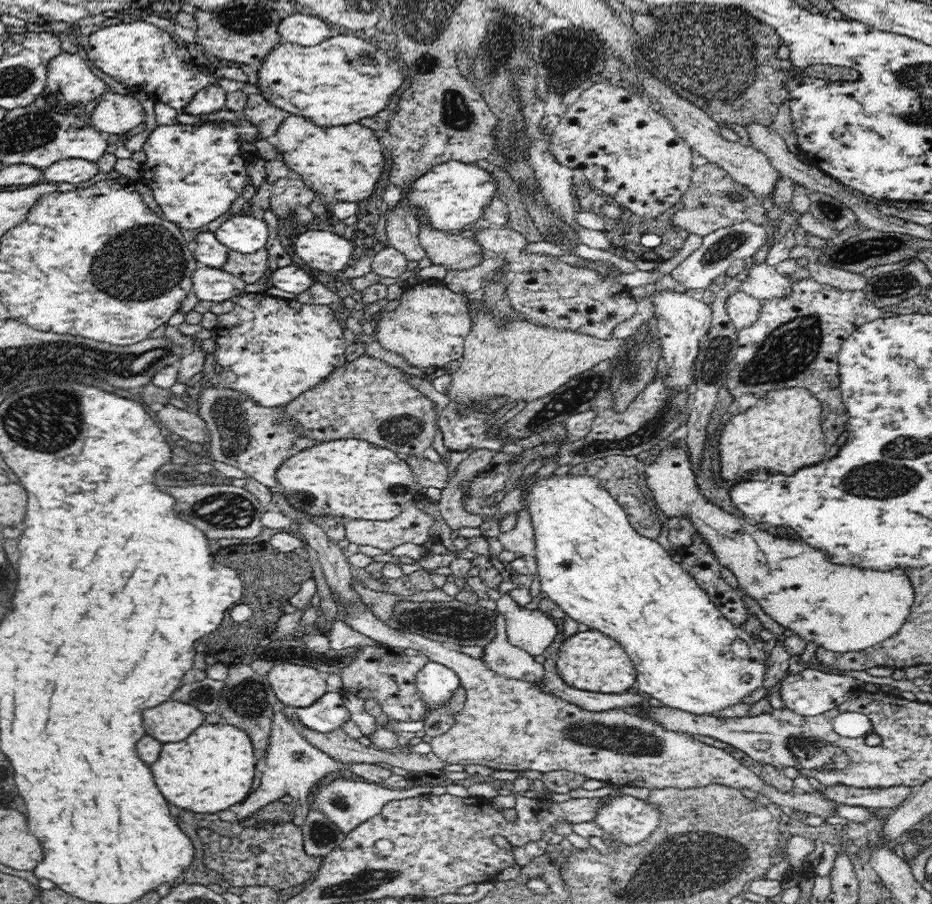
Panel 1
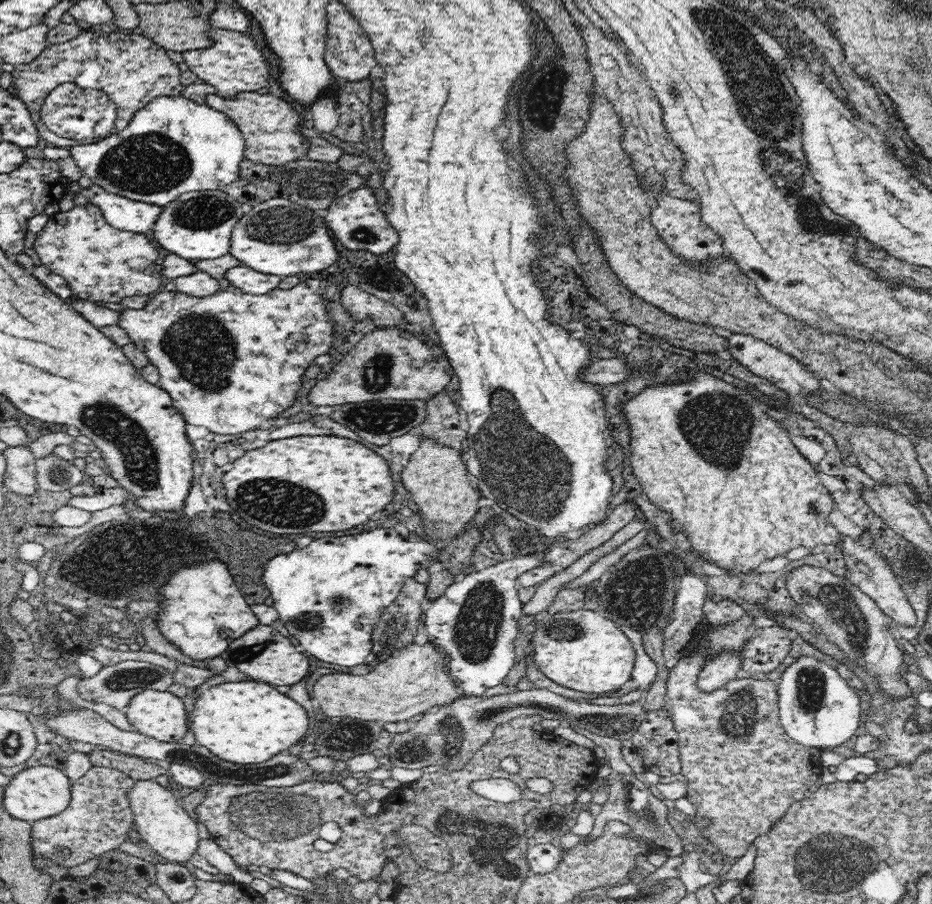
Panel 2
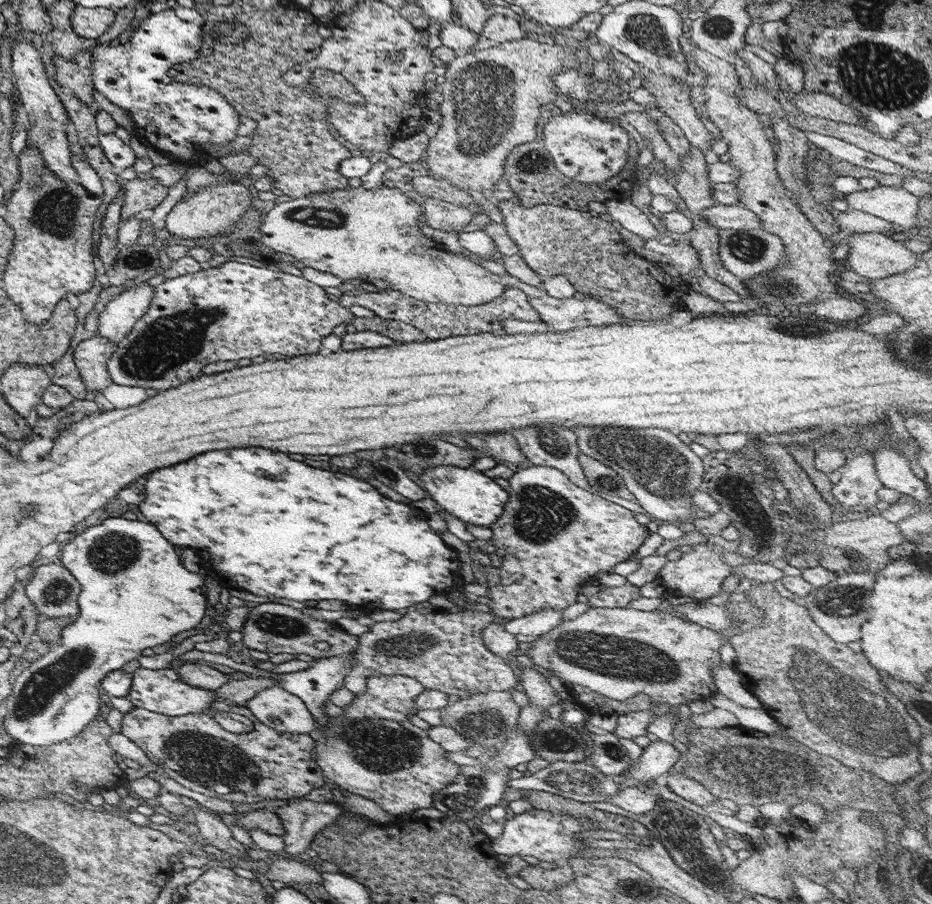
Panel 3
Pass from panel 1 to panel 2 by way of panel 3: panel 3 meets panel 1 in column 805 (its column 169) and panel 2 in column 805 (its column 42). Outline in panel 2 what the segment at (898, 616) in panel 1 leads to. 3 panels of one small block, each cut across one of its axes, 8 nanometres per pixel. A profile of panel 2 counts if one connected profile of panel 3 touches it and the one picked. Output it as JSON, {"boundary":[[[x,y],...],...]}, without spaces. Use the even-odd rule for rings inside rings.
{"boundary":[[[802,655],[785,668],[778,680],[780,683],[776,690],[776,704],[779,720],[788,736],[797,743],[821,750],[840,750],[841,744],[847,743],[850,736],[856,732],[860,722],[860,699],[856,693],[857,685],[845,677],[842,678],[828,664],[812,656]]]}

